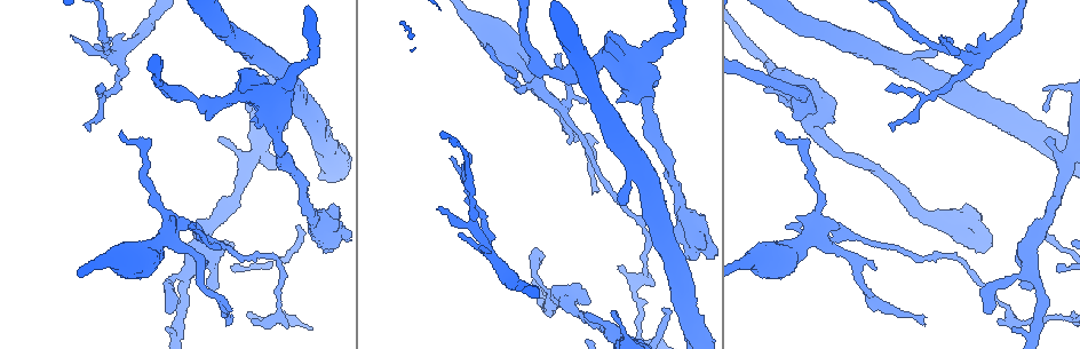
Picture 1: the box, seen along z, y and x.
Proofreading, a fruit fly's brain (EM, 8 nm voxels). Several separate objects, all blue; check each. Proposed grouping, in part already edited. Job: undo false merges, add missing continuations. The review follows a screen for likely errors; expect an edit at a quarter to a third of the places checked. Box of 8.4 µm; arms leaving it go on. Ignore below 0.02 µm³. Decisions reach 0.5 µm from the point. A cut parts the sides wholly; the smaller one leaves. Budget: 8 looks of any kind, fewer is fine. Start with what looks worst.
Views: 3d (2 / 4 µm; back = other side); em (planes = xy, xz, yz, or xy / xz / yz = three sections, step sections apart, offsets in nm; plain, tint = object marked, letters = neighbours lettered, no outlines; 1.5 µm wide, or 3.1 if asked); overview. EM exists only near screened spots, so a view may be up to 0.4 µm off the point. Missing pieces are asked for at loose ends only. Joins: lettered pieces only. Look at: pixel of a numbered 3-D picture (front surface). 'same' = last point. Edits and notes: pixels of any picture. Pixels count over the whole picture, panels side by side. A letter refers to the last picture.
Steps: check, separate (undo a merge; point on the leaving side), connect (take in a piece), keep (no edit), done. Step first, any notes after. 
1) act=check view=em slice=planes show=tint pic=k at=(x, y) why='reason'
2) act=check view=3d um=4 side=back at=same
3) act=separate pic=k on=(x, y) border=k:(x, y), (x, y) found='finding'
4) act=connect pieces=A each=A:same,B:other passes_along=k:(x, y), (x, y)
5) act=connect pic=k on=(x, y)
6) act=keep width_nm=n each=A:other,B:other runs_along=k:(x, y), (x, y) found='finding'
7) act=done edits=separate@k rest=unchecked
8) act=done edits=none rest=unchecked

act=check view=3d um=2 pic=1 at=(571, 142)

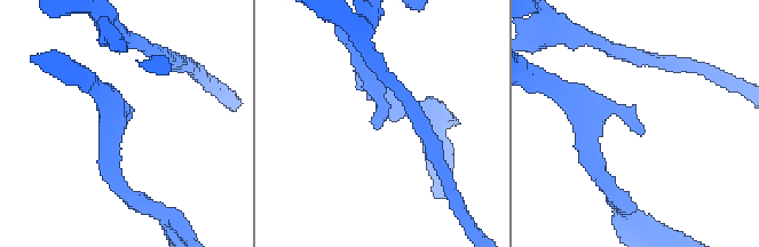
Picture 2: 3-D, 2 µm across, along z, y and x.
act=check view=em slice=xz step=4 show=letters pic=2 at=(375, 127) why='need the tissue'

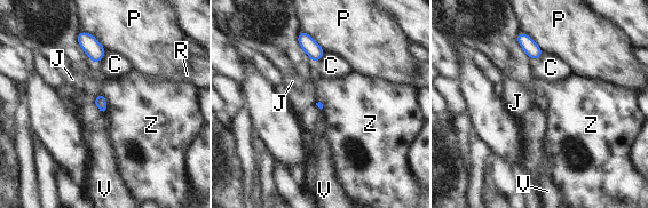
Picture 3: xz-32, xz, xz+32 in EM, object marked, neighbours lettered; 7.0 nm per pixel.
act=keep each=C:other,J:other,P:other,R:other,V:other,Z:other found='none of them fits'

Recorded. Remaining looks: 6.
act=check view=3d um=2 side=back pic=1 at=(991, 314) why='branch stops here'

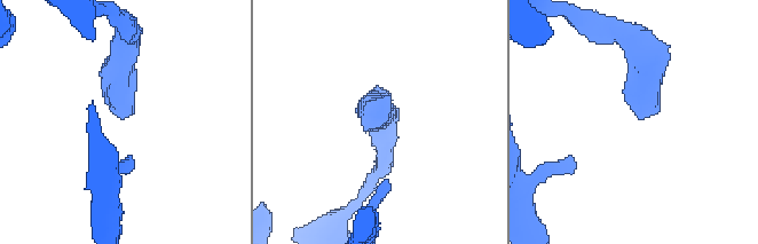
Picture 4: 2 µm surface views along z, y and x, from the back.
act=check view=em slice=planes show=plain pic=4 at=(639, 119)

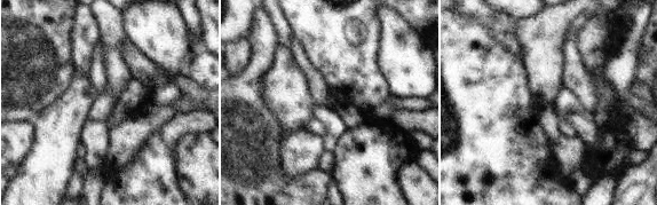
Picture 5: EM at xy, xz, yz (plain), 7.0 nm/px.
act=check view=em slice=planes show=letters at=same why='what lies round it'

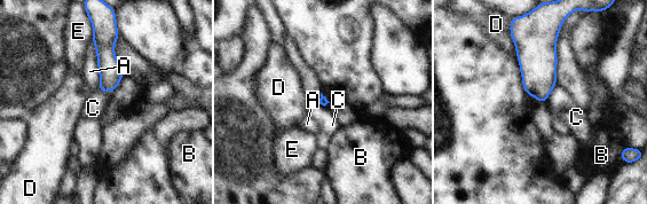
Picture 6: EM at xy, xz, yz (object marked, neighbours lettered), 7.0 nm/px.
act=keep longest_contact=A:280nm each=A:other,B:other,C:other,D:other,E:other border=6:(557, 85), (545, 101) found='no lettered piece goes on from it'

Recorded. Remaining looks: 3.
act=check view=3d um=4 side=back pic=1 at=(940, 34)

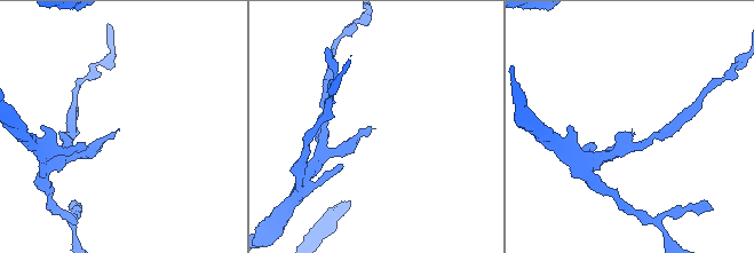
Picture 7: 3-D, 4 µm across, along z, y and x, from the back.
act=check view=em slice=planes show=letters pic=7 at=(117, 129)

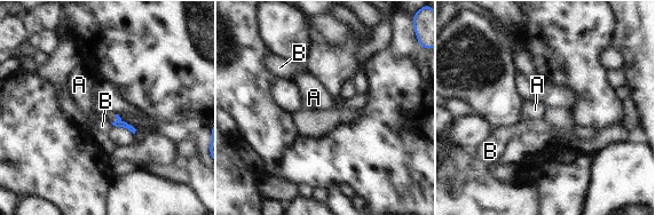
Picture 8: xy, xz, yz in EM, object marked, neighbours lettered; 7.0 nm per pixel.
act=connect pieces=A each=A:same,B:other passes_along=8:(118, 122), (117, 119), (91, 106) found='it goes on there'

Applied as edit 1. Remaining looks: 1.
act=done edits=connect@8 rest=unchecked

